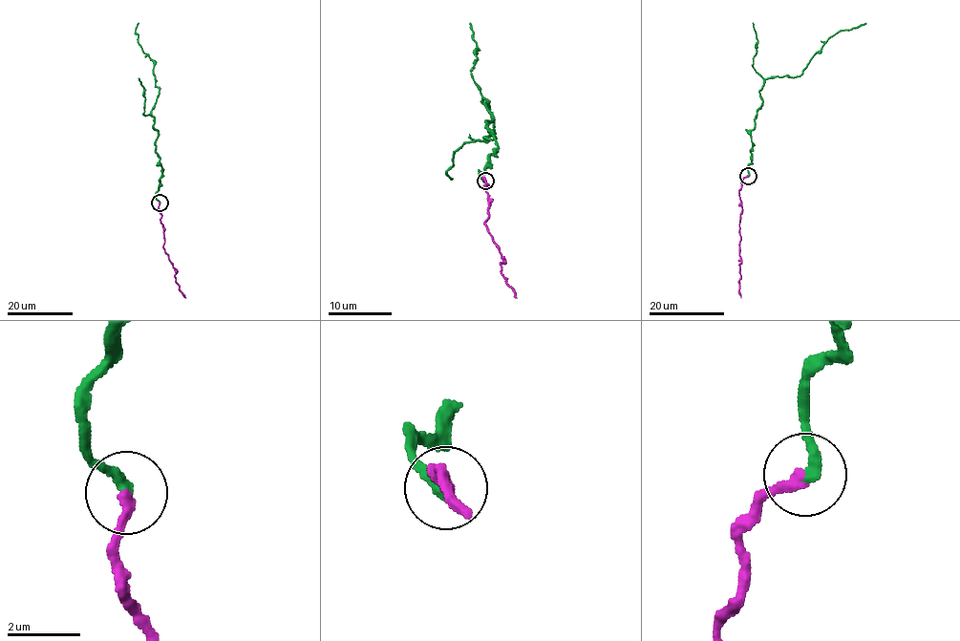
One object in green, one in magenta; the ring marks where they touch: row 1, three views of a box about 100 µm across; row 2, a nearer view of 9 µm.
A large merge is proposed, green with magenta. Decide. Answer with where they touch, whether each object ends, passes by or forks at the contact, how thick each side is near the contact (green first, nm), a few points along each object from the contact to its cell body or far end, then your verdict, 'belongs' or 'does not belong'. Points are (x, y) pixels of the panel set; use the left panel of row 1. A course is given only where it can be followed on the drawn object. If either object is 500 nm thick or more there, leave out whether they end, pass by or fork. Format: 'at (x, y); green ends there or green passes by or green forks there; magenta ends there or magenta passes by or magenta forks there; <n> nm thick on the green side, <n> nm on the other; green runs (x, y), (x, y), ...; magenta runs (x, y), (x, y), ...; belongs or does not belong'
at (160, 202); green ends there; magenta ends there; 320 nm thick on the green side, 280 nm on the other; green runs (160, 202), (156, 193), (162, 167), (151, 115), (160, 89), (154, 64), (138, 41), (138, 23); magenta runs (160, 202), (163, 249), (176, 272), (179, 289), (186, 298); belongs

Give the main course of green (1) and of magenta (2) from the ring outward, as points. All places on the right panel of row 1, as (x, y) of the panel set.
1: (748, 175), (751, 130), (757, 109), (761, 104), (763, 82), (777, 76), (800, 75), (832, 35), (866, 23)
2: (748, 175), (741, 181), (738, 191), (742, 206), (739, 226), (740, 298)

